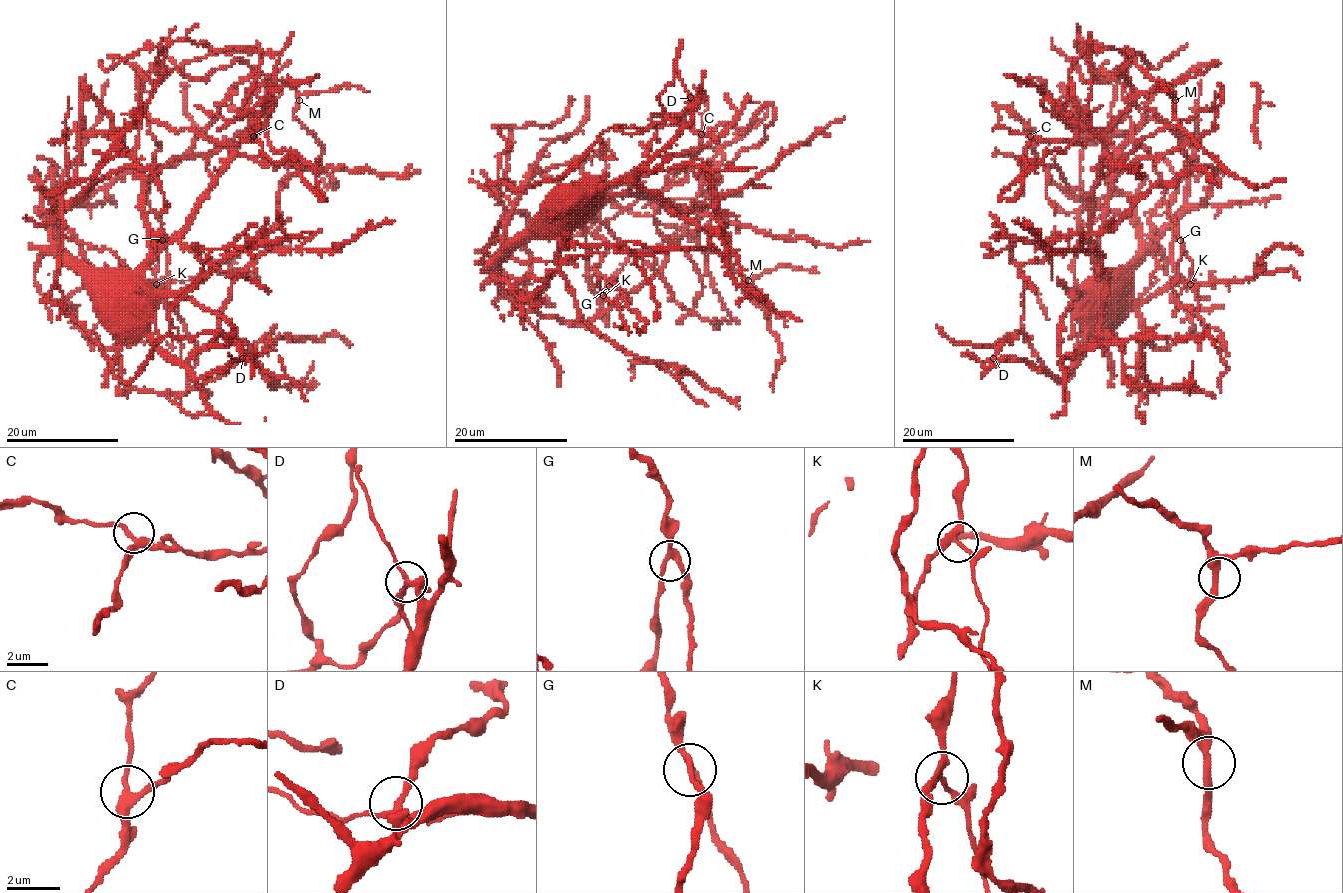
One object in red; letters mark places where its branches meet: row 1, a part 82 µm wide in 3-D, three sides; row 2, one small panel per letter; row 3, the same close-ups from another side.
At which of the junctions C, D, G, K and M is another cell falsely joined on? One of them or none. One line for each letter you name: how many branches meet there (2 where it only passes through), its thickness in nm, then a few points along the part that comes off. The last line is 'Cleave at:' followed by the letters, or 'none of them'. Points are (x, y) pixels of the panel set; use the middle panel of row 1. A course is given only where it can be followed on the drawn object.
K: branches 3; calibre 240 nm; course (603, 296), (611, 303), (616, 303), (629, 334)
Cleave at: K

